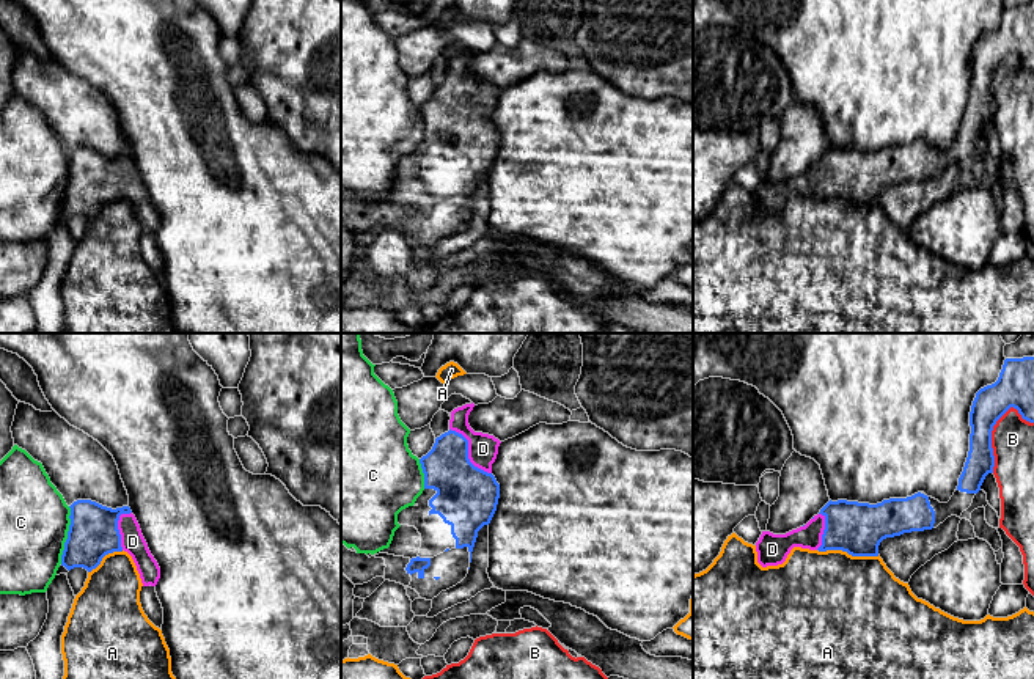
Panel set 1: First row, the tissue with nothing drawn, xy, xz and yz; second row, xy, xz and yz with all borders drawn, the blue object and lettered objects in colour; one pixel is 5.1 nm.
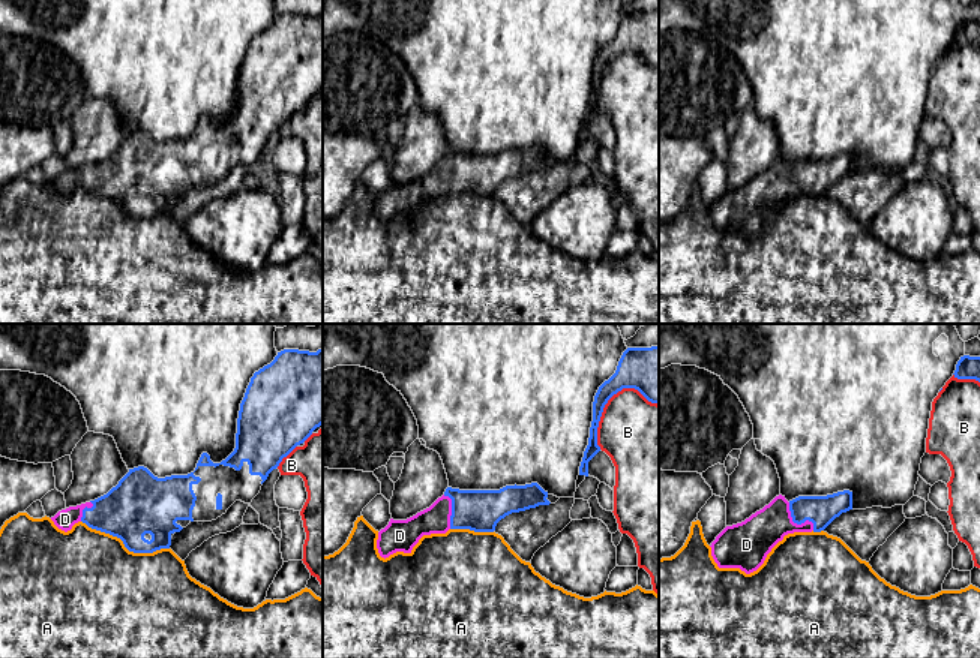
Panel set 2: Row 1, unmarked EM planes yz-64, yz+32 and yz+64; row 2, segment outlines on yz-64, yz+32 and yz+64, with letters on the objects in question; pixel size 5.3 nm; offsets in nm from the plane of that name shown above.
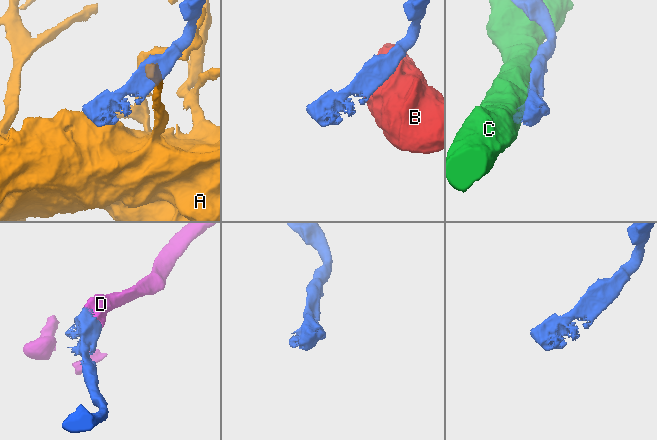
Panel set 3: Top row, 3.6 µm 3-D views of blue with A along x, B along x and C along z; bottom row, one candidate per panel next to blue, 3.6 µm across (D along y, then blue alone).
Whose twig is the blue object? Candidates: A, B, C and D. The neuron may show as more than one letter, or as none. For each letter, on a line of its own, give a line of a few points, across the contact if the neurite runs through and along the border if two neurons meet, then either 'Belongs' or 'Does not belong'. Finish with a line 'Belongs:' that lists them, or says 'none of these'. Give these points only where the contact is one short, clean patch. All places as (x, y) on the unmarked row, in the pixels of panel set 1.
A: Does not belong
B: Does not belong
C: Does not belong
D: Line: xz (467, 145), (467, 101), (483, 96). Belongs
Belongs: D

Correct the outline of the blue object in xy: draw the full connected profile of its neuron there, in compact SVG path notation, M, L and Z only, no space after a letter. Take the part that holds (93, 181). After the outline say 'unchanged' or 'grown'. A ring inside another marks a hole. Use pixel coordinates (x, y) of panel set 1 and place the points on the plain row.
M77 148L69 156L71 173L61 214L91 220L105 203L124 198L132 204L143 234L157 233L160 215L129 154L112 157L91 148Z; grown

